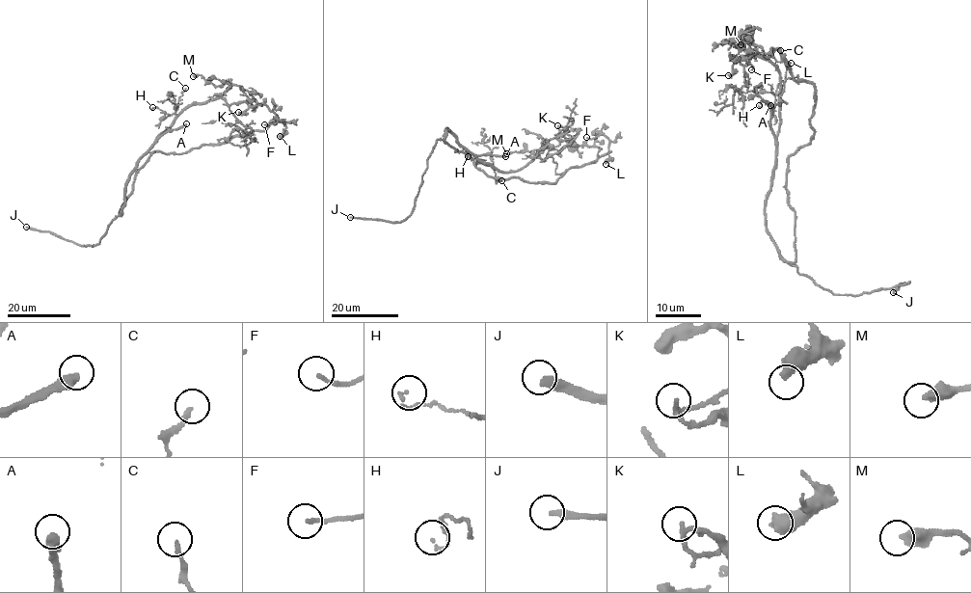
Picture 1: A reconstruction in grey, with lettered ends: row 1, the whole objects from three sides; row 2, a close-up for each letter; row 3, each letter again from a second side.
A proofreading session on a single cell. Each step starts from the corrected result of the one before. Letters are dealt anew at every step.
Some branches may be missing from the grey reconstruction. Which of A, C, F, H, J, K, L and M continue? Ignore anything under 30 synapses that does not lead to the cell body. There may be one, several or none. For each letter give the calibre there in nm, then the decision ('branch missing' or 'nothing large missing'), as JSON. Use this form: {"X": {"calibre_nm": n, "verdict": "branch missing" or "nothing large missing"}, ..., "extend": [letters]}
{"A": {"calibre_nm": 440, "verdict": "branch missing"}, "C": {"calibre_nm": 180, "verdict": "nothing large missing"}, "F": {"calibre_nm": 160, "verdict": "nothing large missing"}, "H": {"calibre_nm": 120, "verdict": "nothing large missing"}, "J": {"calibre_nm": 280, "verdict": "branch missing"}, "K": {"calibre_nm": 140, "verdict": "nothing large missing"}, "L": {"calibre_nm": 480, "verdict": "nothing large missing"}, "M": {"calibre_nm": 440, "verdict": "nothing large missing"}, "extend": ["A", "J"]}

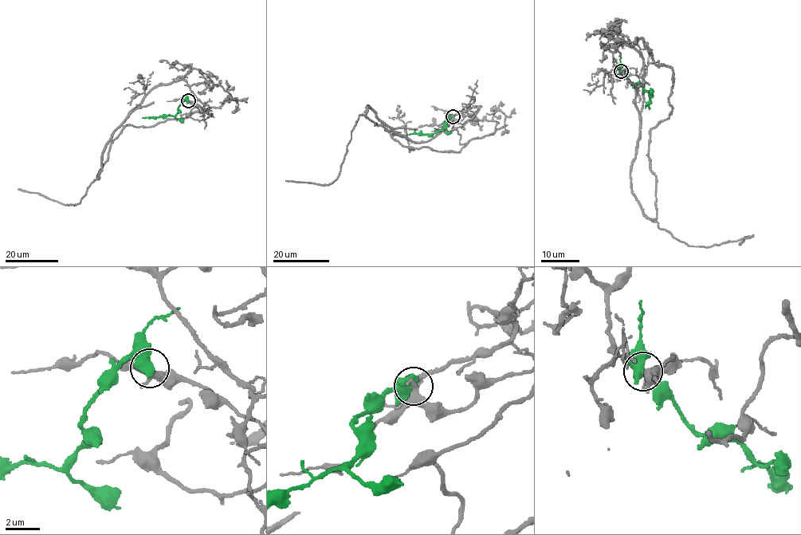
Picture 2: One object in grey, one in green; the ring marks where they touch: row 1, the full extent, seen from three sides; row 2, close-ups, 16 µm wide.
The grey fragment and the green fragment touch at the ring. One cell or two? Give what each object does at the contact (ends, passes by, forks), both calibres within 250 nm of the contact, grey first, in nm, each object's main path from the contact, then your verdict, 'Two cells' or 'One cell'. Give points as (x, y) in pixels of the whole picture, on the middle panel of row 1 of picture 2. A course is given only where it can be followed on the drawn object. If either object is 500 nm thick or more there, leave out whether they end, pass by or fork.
Thickness 260 nm (grey) against 700 nm. Course of grey: (453, 116), (476, 114), (457, 127), (467, 143), (457, 152), (404, 147), (359, 116), (335, 180), (285, 180). Course of green: (453, 116), (444, 122), (444, 128), (432, 134), (407, 134). Two cells

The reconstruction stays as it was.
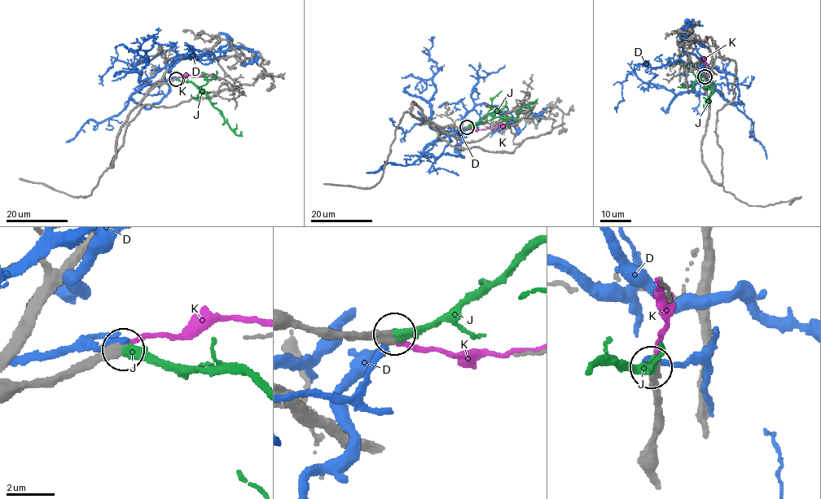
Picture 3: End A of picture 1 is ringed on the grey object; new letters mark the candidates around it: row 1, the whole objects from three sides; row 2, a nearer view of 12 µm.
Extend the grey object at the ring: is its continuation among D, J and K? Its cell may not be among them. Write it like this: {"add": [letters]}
{"add": ["J"]}

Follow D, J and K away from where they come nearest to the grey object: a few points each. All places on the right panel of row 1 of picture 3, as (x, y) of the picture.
D: (704, 76), (715, 87), (701, 68), (680, 59), (688, 54), (682, 27), (687, 43)
J: (704, 76), (697, 77), (713, 91), (705, 101), (706, 107), (703, 104)
K: (705, 76), (706, 65), (703, 59)

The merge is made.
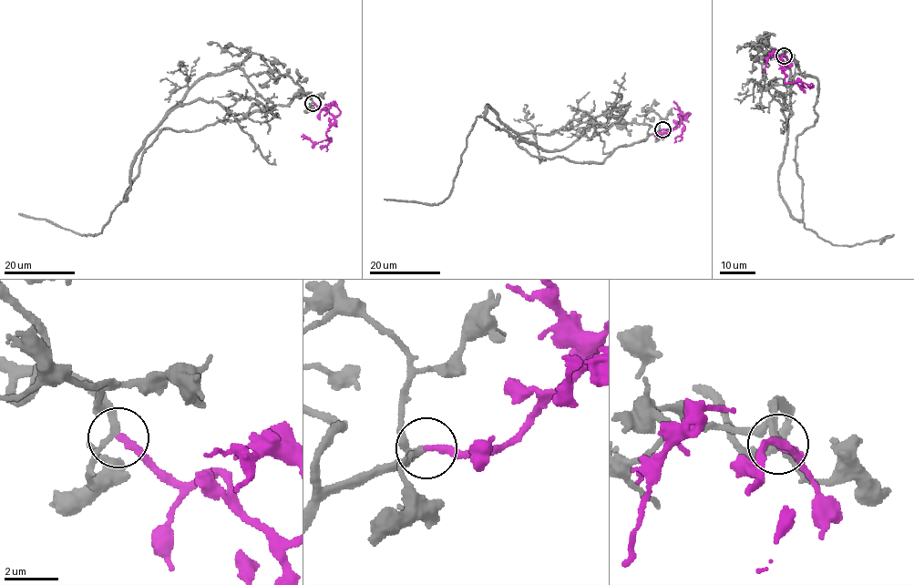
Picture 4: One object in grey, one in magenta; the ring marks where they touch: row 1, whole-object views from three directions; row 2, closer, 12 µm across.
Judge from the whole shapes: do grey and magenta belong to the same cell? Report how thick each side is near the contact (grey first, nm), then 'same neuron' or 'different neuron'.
calibres 220 and 240 nm; same neuron

